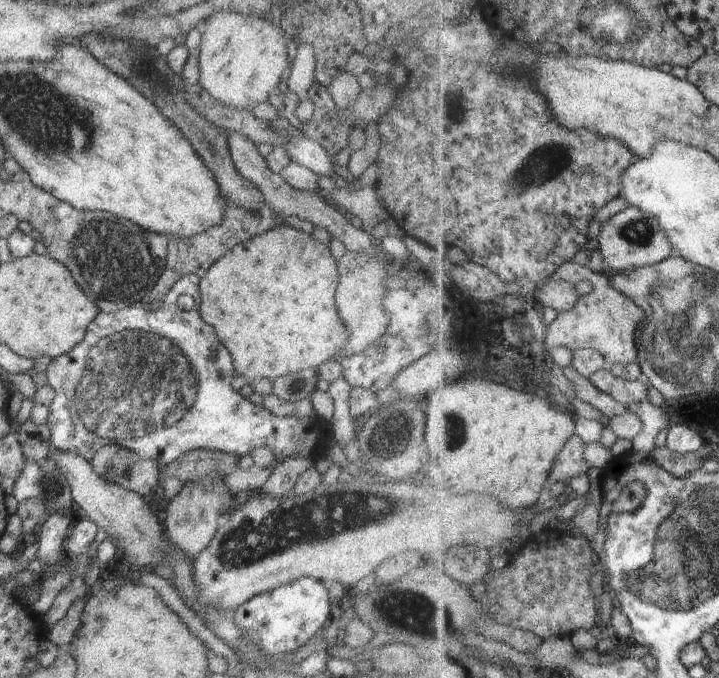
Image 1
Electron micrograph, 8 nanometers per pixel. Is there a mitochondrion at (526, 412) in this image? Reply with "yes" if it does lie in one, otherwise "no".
no

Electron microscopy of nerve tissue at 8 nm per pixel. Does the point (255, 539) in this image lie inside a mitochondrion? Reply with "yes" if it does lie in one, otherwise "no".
yes

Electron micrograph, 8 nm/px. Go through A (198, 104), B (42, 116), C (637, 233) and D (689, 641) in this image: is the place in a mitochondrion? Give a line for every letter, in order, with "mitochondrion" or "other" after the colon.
A: other
B: mitochondrion
C: mitochondrion
D: other

